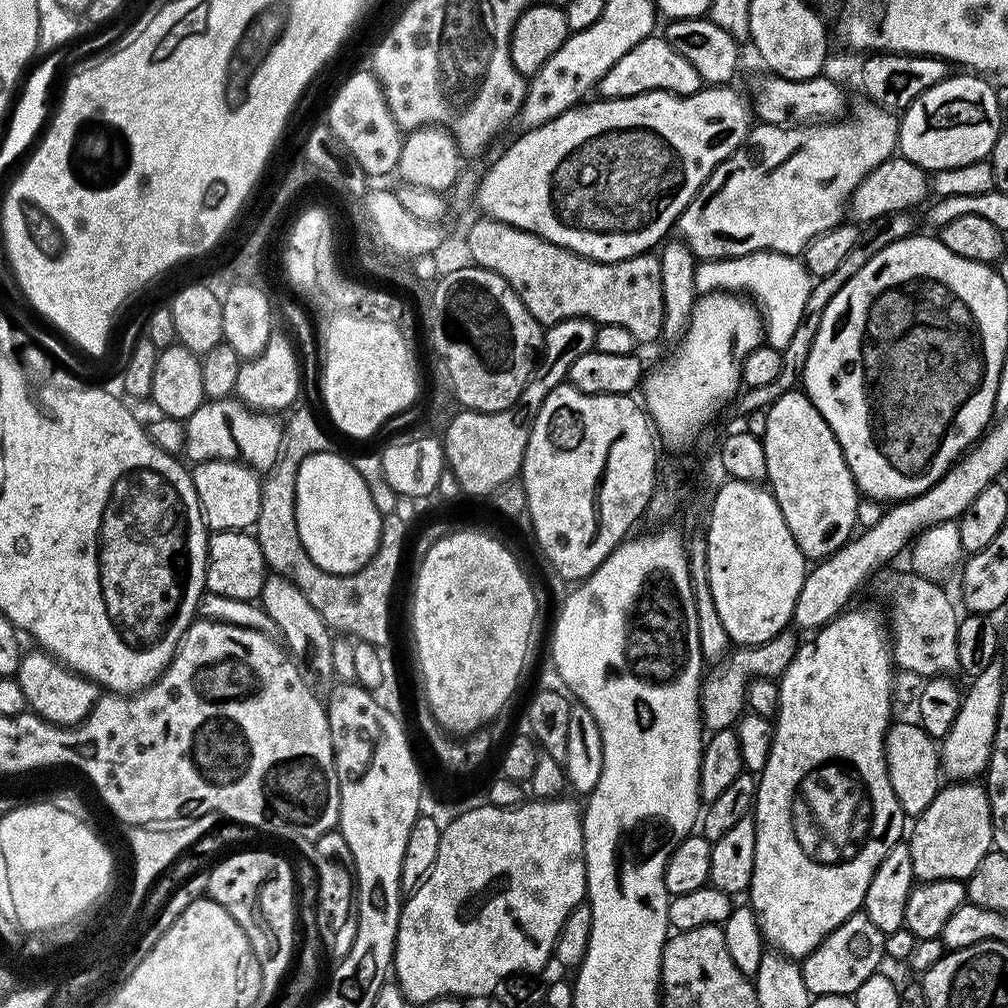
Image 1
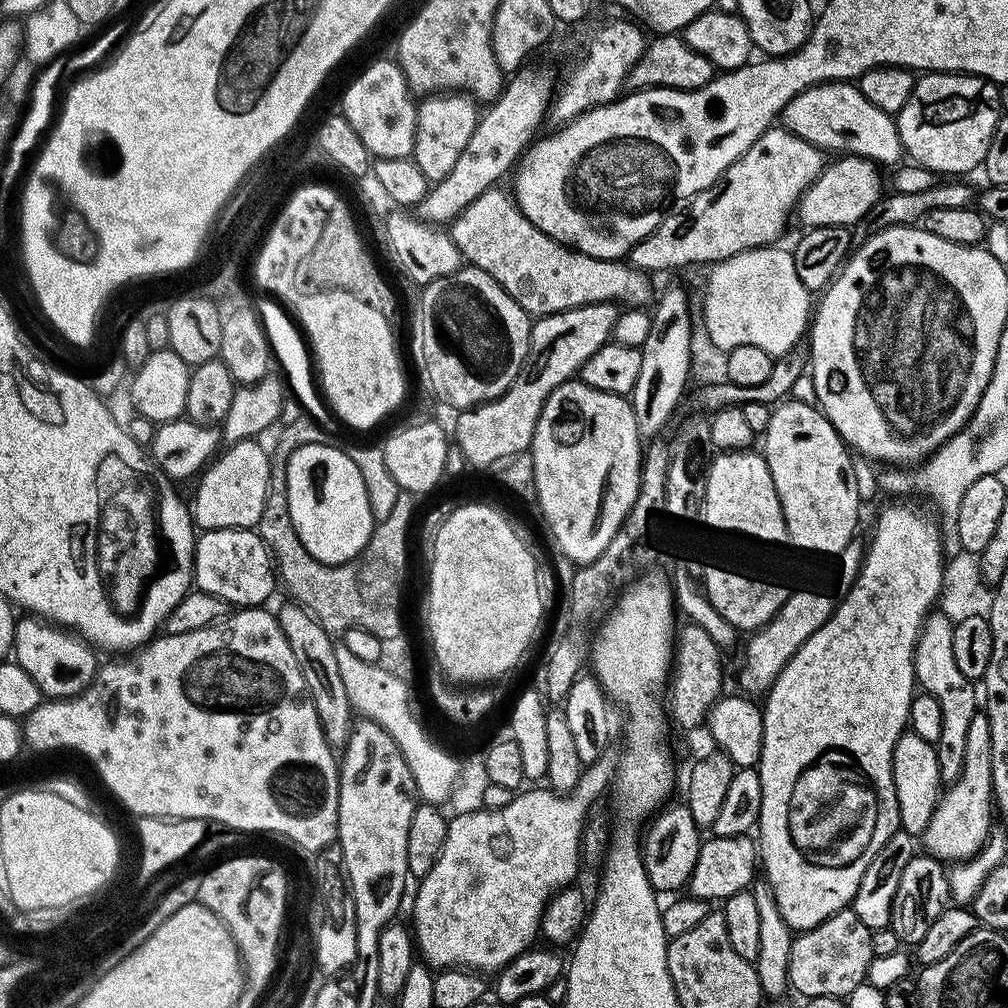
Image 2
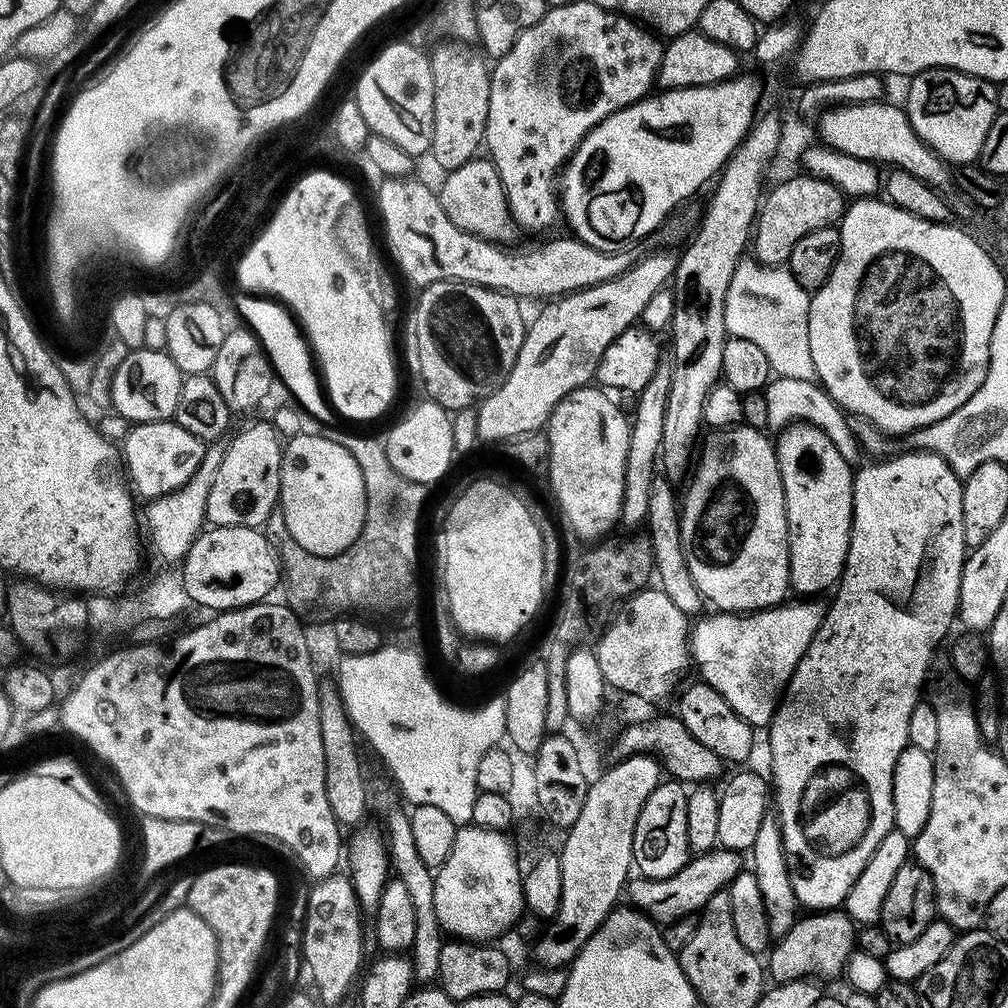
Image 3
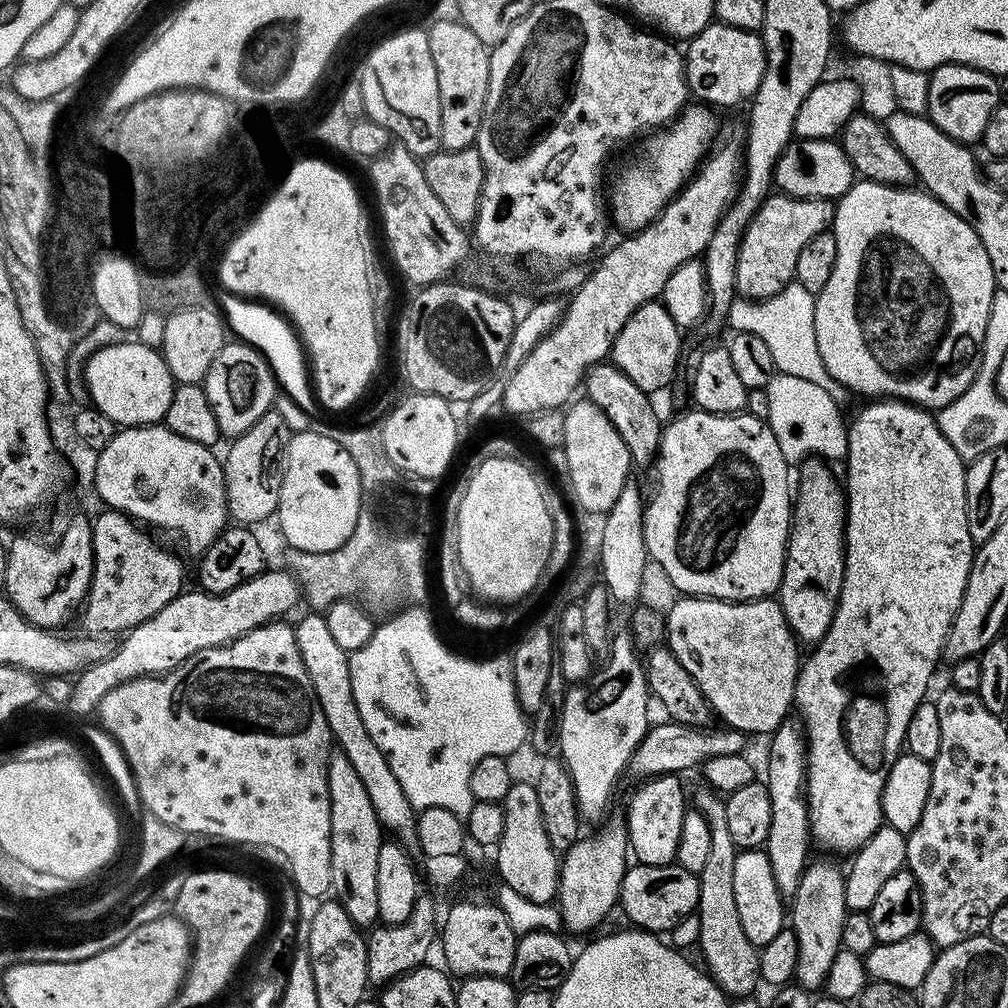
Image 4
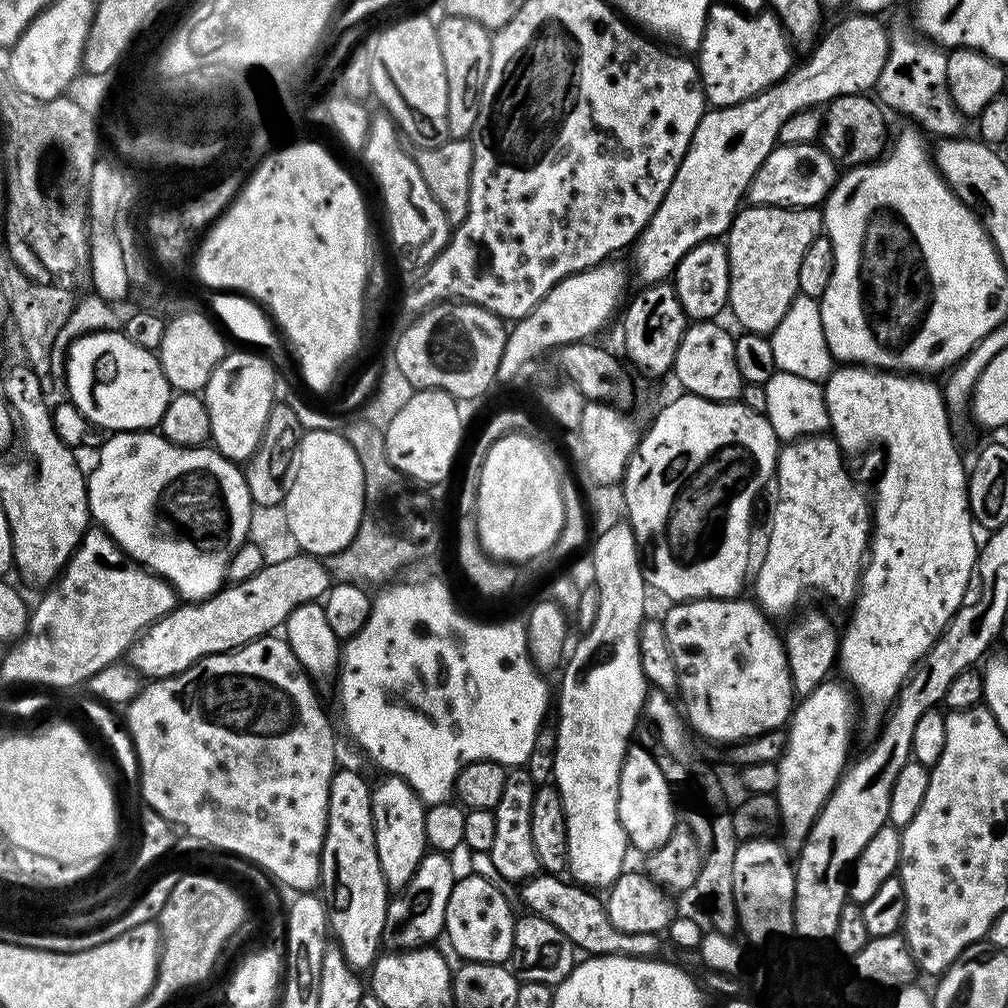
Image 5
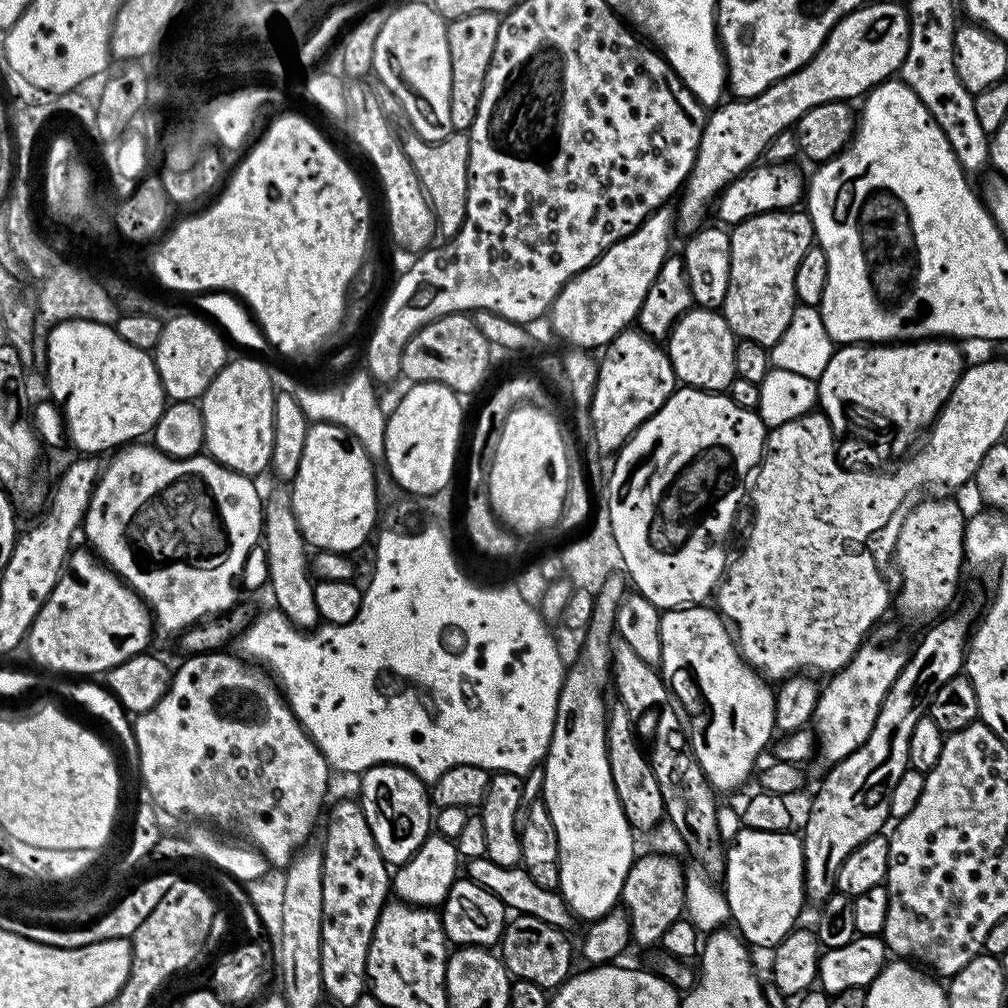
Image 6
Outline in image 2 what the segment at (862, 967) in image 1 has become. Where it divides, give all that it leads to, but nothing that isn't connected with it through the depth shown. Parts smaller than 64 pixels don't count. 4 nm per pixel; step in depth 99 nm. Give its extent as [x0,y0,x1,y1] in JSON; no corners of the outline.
[788,907,874,998]

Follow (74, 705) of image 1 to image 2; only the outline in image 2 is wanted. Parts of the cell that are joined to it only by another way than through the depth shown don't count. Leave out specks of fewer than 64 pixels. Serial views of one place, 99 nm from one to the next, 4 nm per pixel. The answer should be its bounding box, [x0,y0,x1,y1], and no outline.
[12,616,98,698]

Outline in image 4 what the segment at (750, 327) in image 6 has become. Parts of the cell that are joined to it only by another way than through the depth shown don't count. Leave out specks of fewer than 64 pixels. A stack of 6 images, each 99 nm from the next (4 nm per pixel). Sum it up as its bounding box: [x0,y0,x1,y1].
[736,195,834,301]

